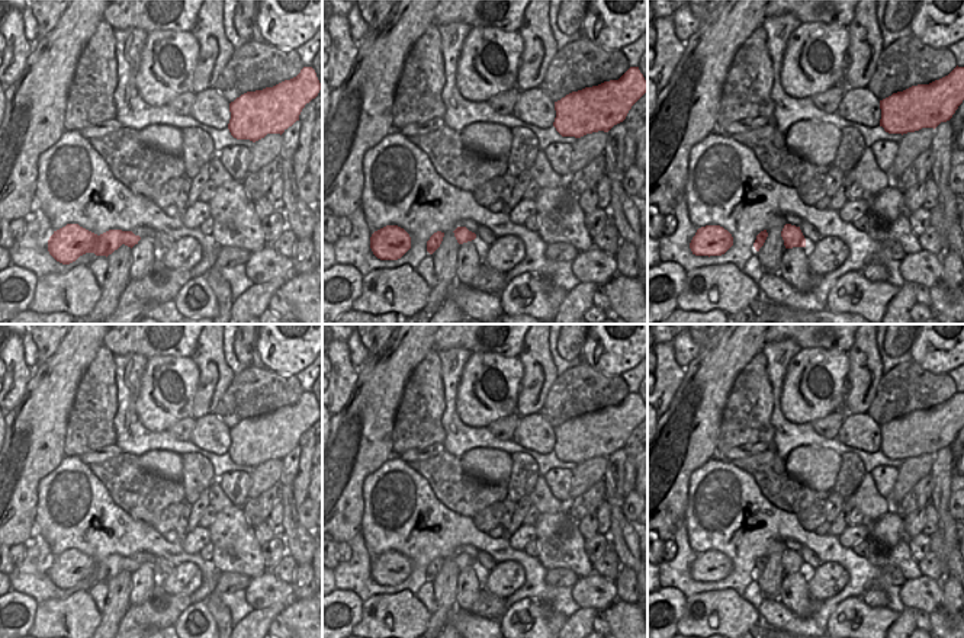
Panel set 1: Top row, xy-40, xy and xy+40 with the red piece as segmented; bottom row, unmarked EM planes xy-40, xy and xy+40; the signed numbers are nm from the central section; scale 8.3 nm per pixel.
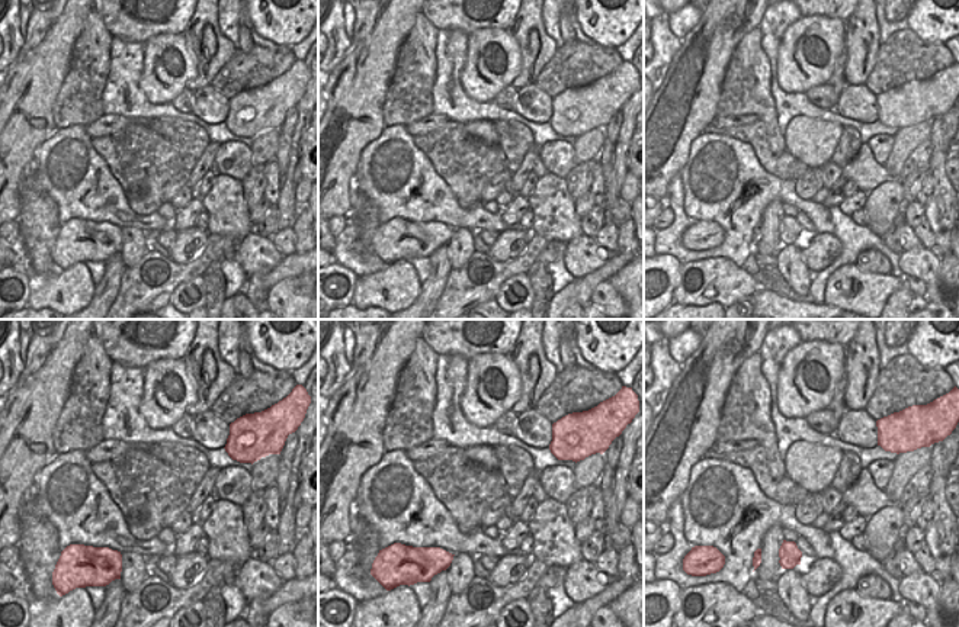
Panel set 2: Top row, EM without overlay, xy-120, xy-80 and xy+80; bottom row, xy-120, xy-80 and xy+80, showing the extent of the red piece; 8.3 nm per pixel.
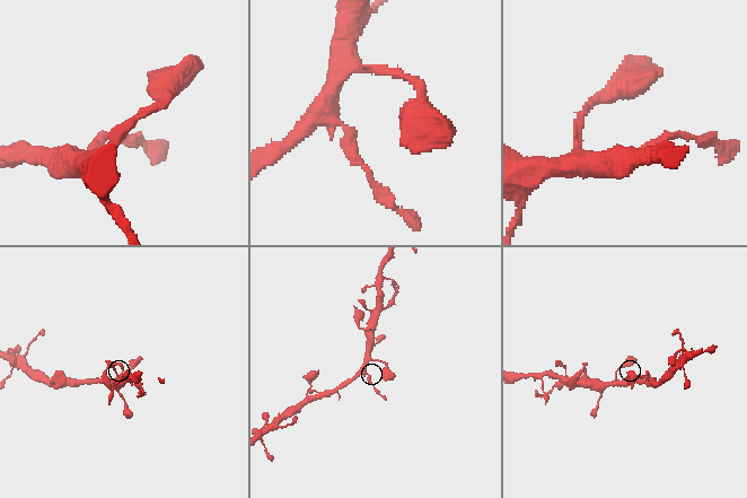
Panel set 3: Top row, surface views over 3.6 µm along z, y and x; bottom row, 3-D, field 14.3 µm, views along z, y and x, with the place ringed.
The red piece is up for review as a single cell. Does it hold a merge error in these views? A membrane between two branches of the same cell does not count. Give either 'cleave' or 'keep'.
cleave

